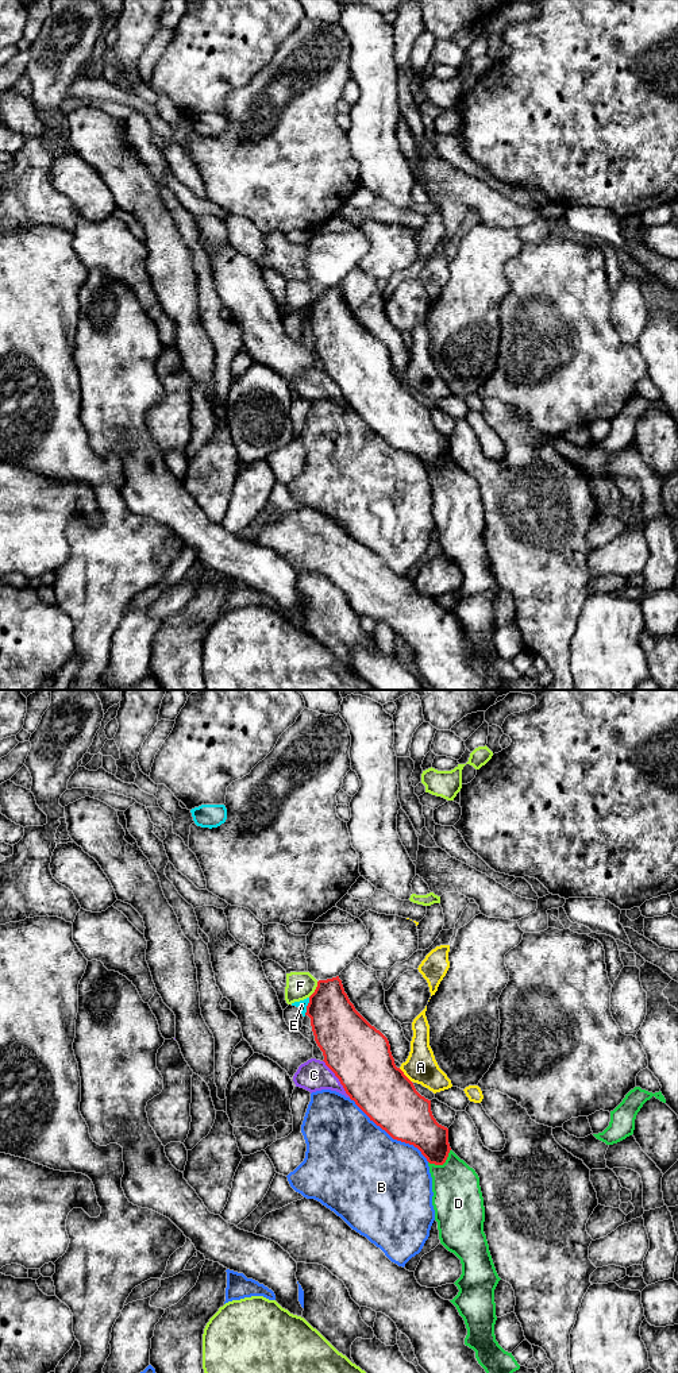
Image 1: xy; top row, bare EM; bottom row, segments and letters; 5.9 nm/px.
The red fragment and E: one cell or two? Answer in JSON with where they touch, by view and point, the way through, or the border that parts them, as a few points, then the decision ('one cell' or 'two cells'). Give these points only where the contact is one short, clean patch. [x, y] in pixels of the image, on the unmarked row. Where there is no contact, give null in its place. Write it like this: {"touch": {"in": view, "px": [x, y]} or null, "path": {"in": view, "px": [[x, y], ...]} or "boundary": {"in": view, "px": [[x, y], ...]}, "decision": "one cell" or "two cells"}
{"touch": {"in": "xy", "px": [307, 315]}, "boundary": {"in": "xy", "px": [[309, 307], [304, 323]]}, "decision": "two cells"}

